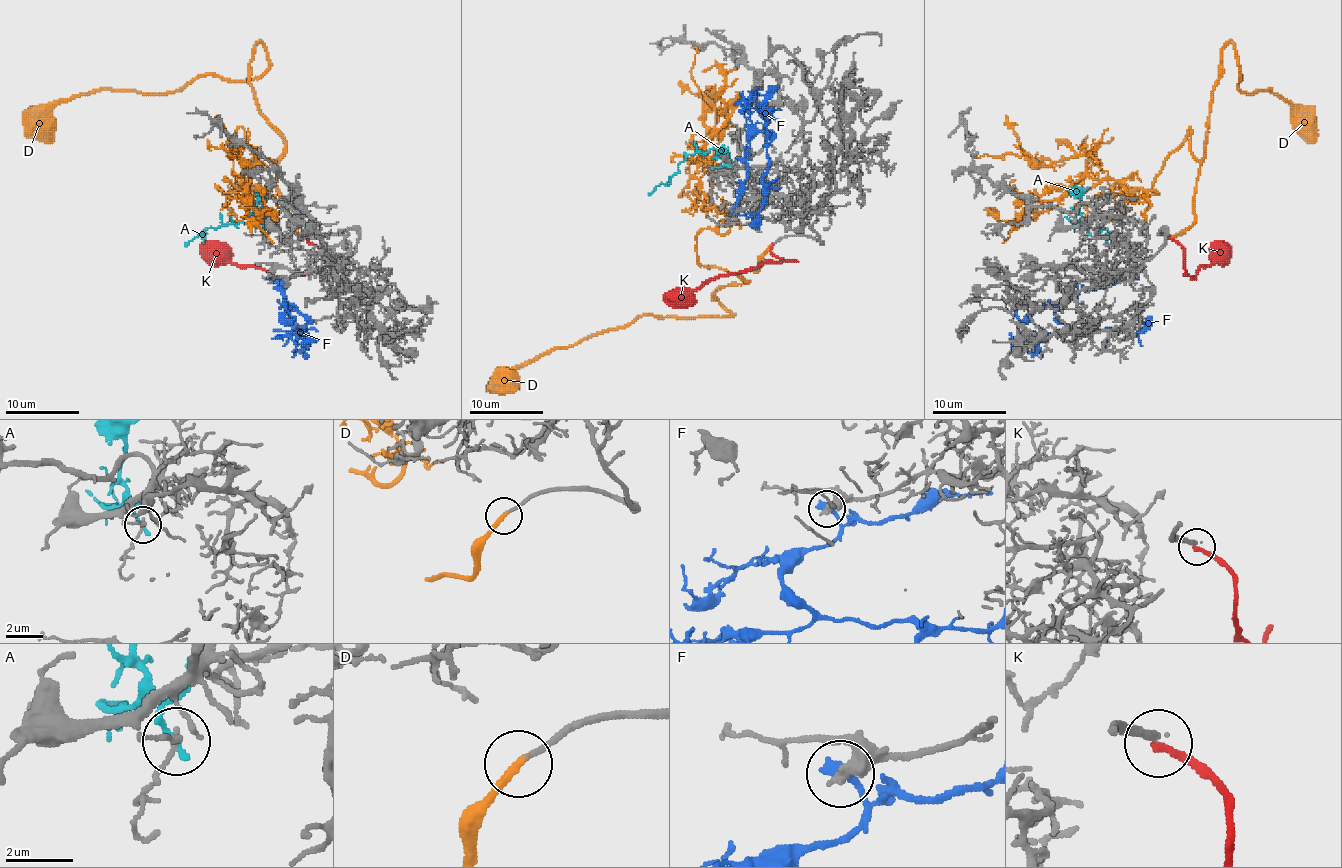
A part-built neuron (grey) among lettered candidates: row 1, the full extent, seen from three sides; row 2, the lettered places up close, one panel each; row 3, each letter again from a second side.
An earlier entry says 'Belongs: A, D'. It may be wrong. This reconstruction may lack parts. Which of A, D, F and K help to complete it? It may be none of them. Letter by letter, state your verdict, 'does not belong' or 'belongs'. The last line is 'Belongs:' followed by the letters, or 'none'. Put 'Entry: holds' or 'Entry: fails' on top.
Entry: fails
A: does not belong
D: belongs
F: does not belong
K: does not belong
Belongs: D

